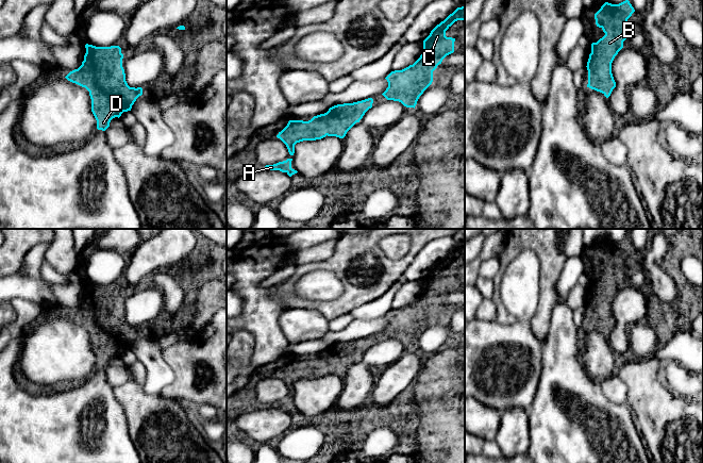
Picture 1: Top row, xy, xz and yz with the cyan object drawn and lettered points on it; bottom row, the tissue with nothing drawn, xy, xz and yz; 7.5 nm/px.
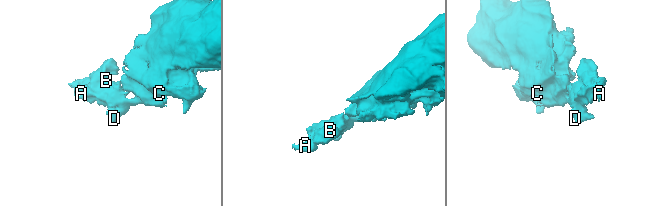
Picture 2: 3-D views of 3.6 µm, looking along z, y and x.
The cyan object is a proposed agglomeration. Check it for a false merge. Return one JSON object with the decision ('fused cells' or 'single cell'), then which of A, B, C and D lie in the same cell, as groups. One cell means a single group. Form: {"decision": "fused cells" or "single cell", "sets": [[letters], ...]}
{"decision": "single cell", "sets": [["A", "B", "C", "D"]]}

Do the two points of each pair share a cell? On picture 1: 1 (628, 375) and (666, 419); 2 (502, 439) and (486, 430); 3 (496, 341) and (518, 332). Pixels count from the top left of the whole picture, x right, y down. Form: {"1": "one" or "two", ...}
{"1": "one", "2": "two", "3": "one"}

